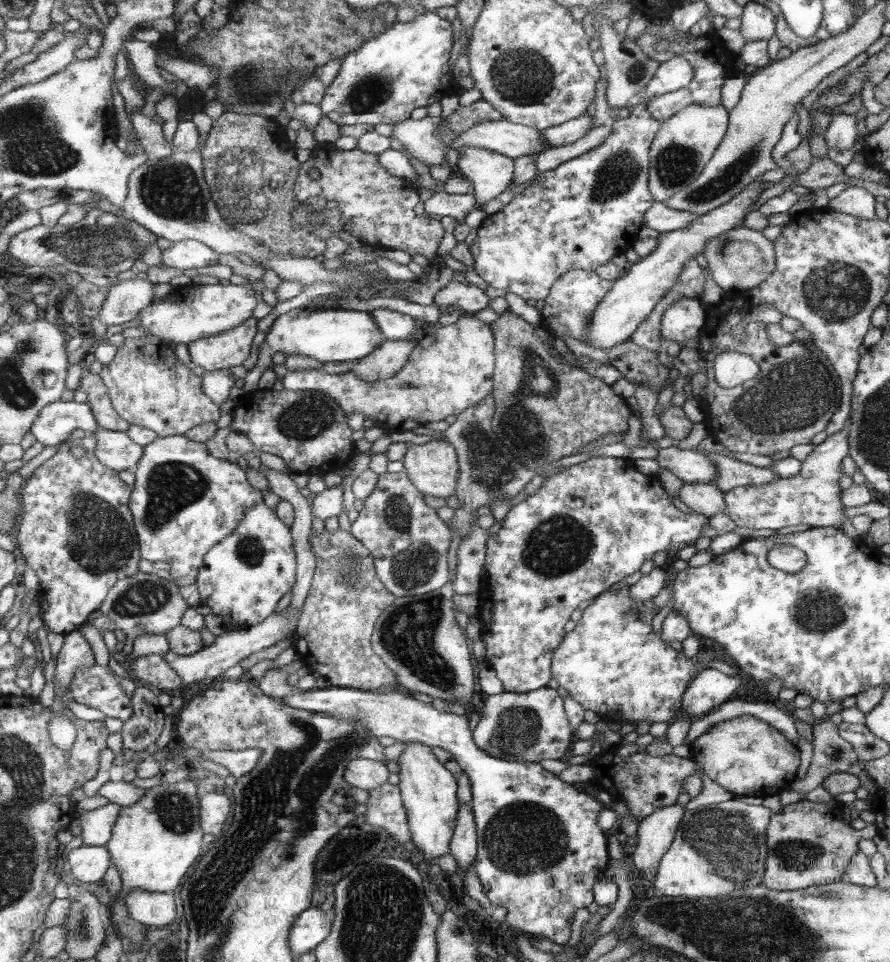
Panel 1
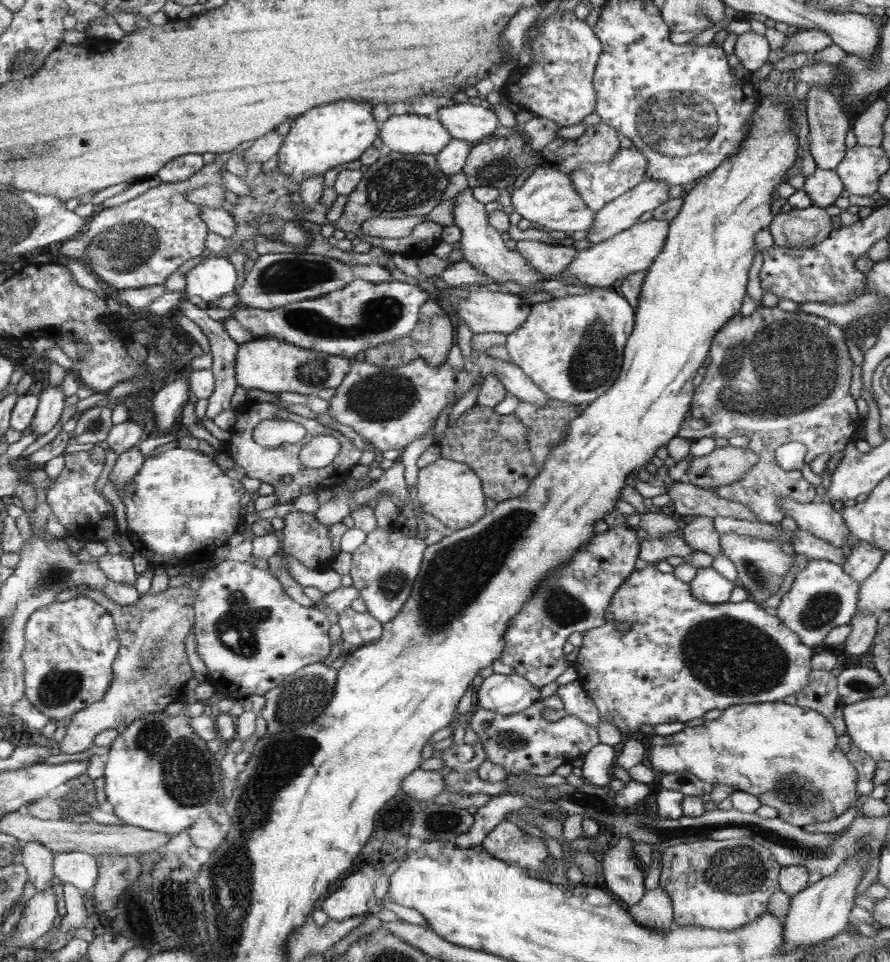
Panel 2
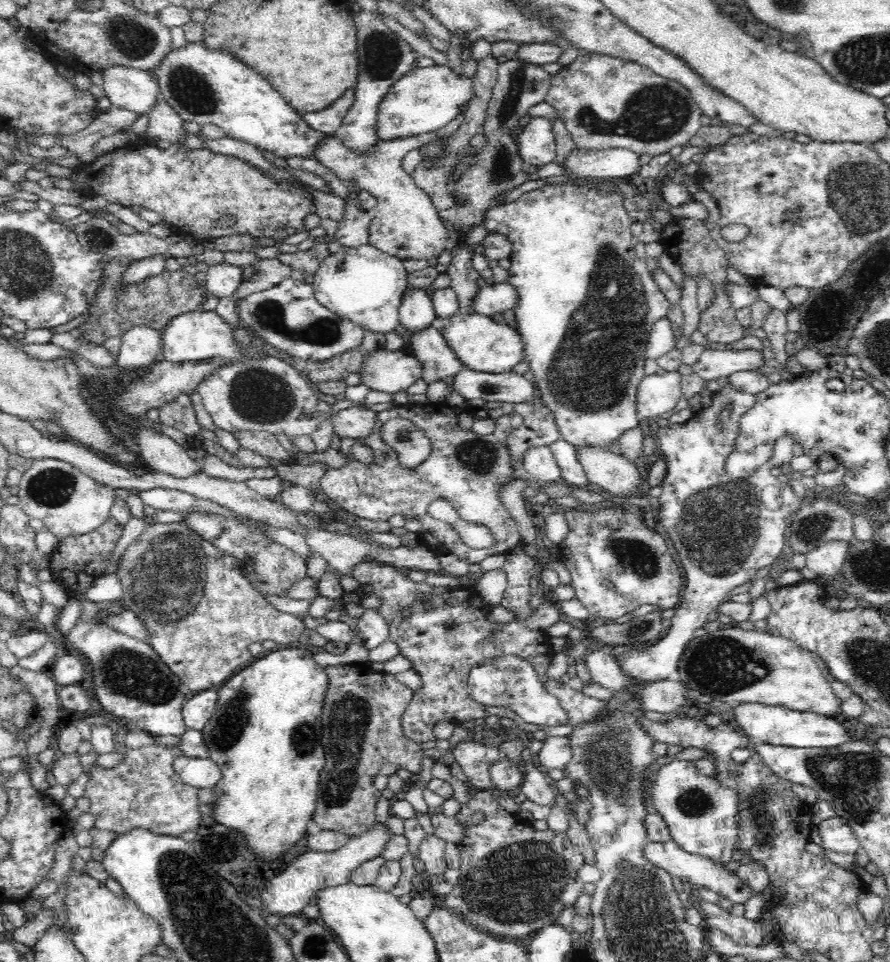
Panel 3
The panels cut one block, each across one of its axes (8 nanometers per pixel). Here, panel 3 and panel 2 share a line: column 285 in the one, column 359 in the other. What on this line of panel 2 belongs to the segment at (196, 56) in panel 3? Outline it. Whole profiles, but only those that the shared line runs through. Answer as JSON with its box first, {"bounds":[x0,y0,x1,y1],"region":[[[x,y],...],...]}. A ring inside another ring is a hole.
{"bounds":[278,100,381,183],"region":[[[342,100],[320,105],[297,116],[278,152],[278,167],[294,183],[323,175],[328,169],[361,159],[380,136],[381,122],[373,115],[370,101]]]}

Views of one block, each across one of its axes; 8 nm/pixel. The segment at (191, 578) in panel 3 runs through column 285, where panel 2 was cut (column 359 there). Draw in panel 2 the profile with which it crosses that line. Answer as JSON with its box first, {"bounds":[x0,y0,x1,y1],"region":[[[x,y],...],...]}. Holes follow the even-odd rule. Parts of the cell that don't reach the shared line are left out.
{"bounds":[338,607,384,649],"region":[[[351,607],[338,615],[338,626],[342,629],[342,639],[347,648],[353,649],[374,643],[384,635],[384,626],[368,611],[356,612]]]}

